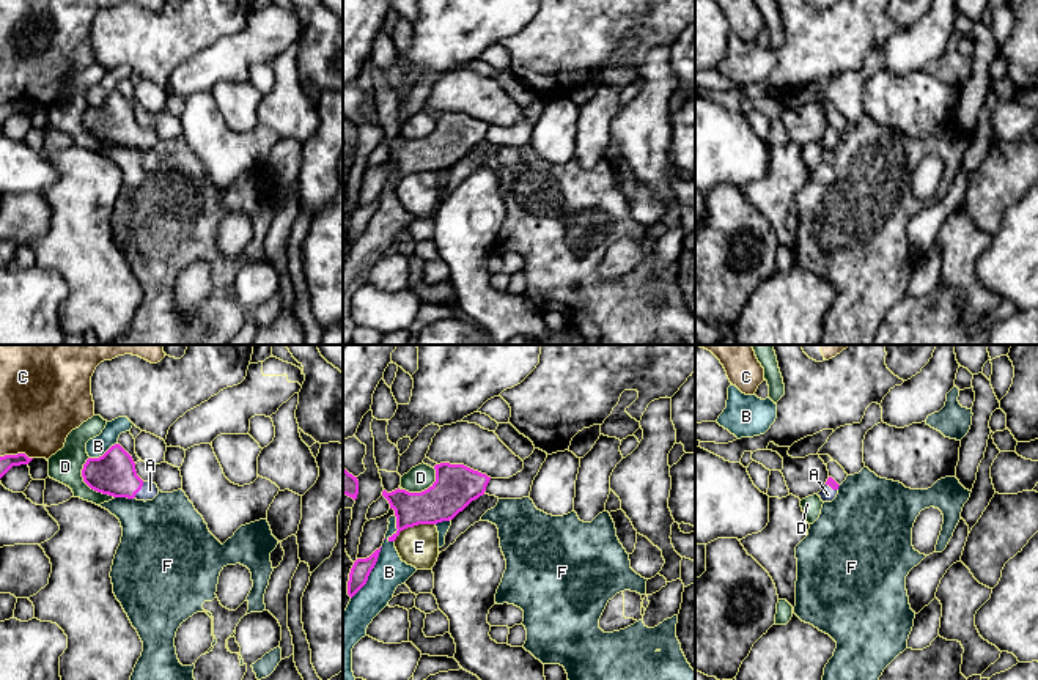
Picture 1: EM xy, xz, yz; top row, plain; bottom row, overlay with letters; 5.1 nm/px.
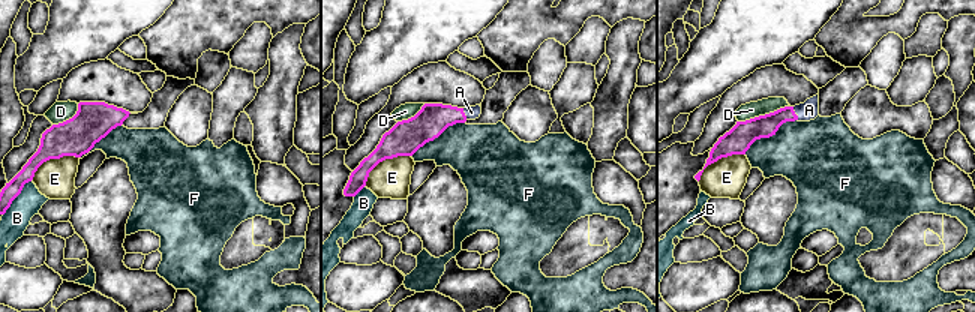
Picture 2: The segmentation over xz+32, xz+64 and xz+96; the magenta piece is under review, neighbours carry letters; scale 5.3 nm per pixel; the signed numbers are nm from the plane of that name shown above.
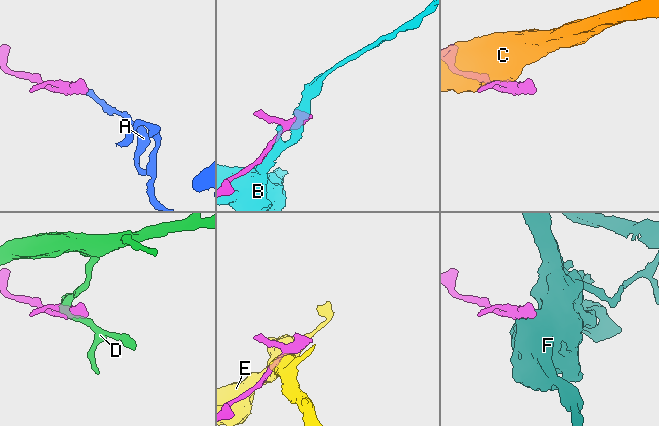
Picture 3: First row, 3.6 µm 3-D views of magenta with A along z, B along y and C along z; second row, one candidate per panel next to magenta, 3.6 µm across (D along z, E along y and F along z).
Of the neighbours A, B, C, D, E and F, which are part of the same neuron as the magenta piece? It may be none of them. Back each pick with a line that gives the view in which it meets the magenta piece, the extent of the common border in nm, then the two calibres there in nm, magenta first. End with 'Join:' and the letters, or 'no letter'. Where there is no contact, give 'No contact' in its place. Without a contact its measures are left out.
A: Touches magenta in xy. Shared border 110 nm. Thickness 220 nm (magenta) against 90 nm
Join: A

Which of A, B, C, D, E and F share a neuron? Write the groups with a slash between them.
A / B / C / D / E / F

